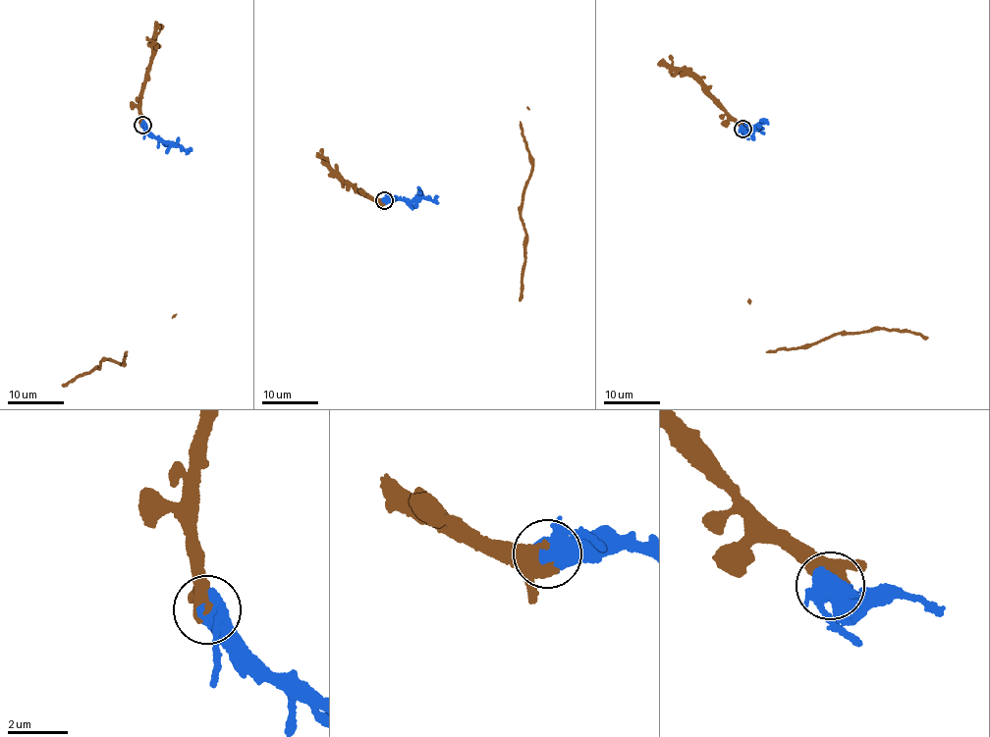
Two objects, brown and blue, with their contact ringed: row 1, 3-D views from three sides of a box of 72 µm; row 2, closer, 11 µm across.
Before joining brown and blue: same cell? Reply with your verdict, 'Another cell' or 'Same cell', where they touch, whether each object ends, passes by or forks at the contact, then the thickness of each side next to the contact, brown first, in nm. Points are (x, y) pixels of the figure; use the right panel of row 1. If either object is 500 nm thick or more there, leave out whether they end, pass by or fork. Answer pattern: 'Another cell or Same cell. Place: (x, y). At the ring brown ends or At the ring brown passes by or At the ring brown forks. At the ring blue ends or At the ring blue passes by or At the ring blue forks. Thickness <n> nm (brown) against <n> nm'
Same cell. Place: (742, 129). At the ring brown passes by. At the ring blue forks. Thickness 480 nm (brown) against 460 nm

